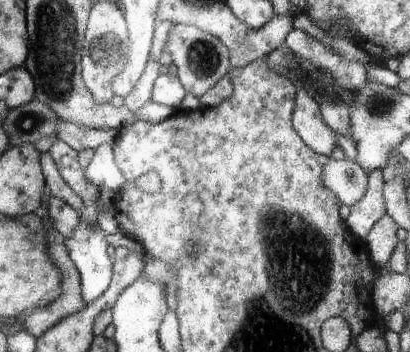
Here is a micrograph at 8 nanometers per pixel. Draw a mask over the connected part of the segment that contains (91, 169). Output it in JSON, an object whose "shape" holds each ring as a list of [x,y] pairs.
{"shape":[[[108,144],[95,149],[84,174],[88,182],[99,185],[108,194],[115,194],[124,186],[124,176],[116,164],[113,147]]]}

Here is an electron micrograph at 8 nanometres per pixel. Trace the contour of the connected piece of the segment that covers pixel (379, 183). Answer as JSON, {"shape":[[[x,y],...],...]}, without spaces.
{"shape":[[[383,170],[370,172],[364,196],[351,206],[345,220],[347,227],[361,239],[365,239],[374,224],[387,213],[383,197],[384,184]]]}

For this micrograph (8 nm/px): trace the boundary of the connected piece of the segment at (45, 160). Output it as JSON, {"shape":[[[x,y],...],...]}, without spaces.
{"shape":[[[49,152],[40,153],[40,166],[42,168],[42,174],[45,176],[45,184],[50,196],[66,202],[66,204],[69,204],[79,213],[84,208],[84,201],[64,182]]]}

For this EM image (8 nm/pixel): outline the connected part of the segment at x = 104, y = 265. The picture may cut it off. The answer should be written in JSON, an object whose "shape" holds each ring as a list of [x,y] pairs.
{"shape":[[[79,222],[74,234],[64,240],[68,256],[78,269],[86,305],[108,290],[113,276],[113,263],[106,253],[109,245],[104,241],[104,236],[106,234],[100,227],[92,228]]]}

